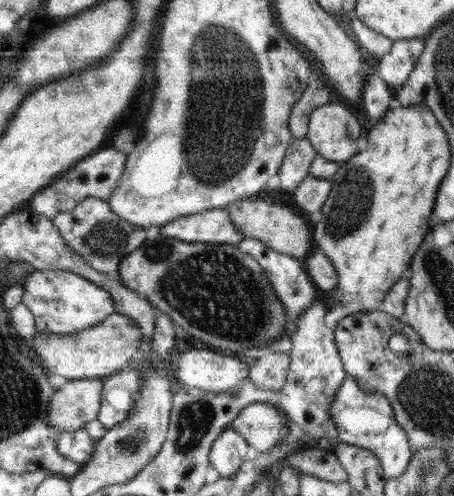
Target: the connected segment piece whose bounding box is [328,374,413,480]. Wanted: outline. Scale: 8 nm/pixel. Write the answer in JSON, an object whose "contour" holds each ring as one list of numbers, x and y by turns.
{"contour":[[347,374,342,385,338,387,334,399,330,401,328,412,336,423,337,441,372,452,383,468,383,480,398,477,406,471,413,455,413,445,406,429,400,427,400,423,396,421,394,409,386,399,386,395,378,391,366,393,364,387,358,383,358,379]]}

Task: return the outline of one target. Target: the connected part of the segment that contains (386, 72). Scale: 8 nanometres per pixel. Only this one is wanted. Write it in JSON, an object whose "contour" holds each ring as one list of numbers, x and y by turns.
{"contour":[[400,39,395,40,390,51,374,62,374,73,380,77,390,88,399,88,408,79,414,70,416,59,424,51,425,40]]}

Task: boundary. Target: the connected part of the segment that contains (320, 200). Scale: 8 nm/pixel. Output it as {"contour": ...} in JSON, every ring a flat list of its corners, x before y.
{"contour":[[309,175,295,189,294,202,304,215,309,216,324,207,332,190,332,183,329,179,320,179]]}

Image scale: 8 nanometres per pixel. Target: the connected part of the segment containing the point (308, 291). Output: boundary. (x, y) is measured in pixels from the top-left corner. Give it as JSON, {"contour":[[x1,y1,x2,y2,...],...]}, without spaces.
{"contour":[[243,238,237,246,240,251,252,255,252,257,262,265,264,273,268,275,268,279,270,279,270,283,272,283,272,289,274,289,275,294,281,299,286,310,286,321,288,321,286,328,284,328,282,334,280,334,278,338,274,338,268,346,262,346,262,348,259,349,260,353,264,353,266,348,270,349,273,345,282,343,285,336,290,338,290,333,296,329,296,319,315,302,317,288,314,286,312,279,310,279,310,275,308,275,308,271,306,271,306,267,304,267,304,262,297,257,276,252,276,250,268,247,268,245,256,238]]}

